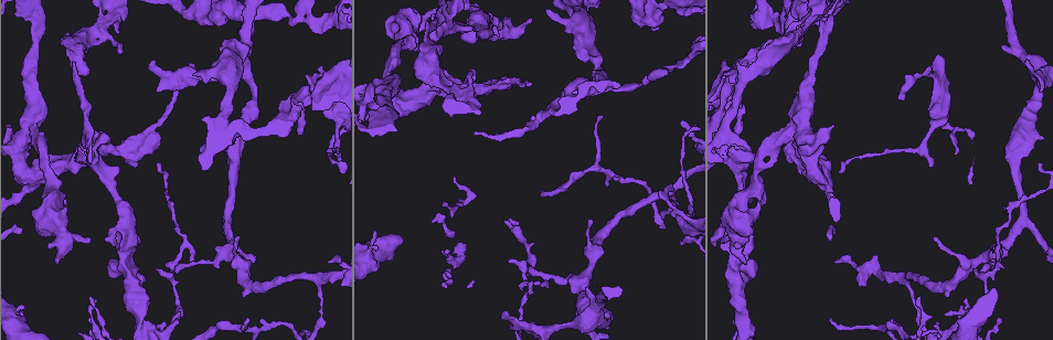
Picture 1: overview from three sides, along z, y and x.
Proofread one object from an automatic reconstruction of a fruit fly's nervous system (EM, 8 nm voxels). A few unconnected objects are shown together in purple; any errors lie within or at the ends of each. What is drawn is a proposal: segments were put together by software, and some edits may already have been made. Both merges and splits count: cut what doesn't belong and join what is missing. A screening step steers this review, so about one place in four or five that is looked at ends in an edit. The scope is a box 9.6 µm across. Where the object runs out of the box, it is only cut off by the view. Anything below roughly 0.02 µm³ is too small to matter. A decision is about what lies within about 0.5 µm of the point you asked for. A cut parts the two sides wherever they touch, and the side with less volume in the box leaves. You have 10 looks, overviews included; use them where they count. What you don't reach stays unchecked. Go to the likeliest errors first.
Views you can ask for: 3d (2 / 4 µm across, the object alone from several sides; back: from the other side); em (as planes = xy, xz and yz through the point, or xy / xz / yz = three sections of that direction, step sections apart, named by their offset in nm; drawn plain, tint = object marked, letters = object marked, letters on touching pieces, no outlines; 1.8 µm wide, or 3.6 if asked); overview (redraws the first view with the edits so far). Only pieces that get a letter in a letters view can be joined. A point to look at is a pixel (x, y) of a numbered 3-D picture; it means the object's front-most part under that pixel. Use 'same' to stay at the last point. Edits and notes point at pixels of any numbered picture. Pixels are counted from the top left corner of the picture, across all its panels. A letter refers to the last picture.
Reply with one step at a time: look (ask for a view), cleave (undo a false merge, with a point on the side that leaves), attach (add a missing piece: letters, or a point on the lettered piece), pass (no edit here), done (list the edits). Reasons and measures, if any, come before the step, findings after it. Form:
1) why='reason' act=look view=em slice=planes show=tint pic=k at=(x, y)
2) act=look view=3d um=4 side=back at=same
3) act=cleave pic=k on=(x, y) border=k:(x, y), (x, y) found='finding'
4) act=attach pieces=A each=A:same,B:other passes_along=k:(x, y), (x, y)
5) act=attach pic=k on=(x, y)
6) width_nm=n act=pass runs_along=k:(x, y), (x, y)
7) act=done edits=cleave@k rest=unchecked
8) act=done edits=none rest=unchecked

why='abrupt turn' act=look view=3d um=4 pic=1 at=(27, 175)

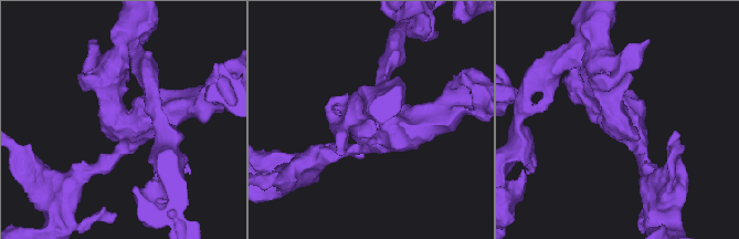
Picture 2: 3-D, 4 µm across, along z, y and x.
arms=3 arm_widths_nm=200,280,440 why='shape alone is not enough' act=look view=em um=3.6 slice=xy step=16 show=letters pic=2 at=(616, 120)

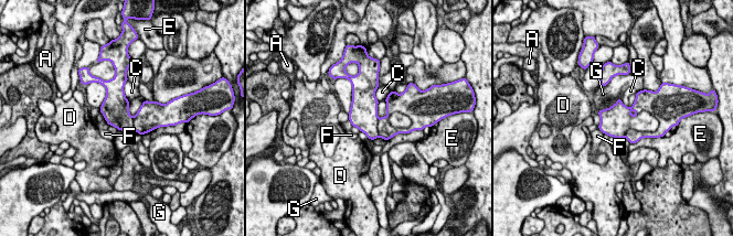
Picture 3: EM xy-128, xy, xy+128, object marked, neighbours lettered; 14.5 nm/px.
width_nm=340 longest_contact=C:320nm act=cleave pic=3 on=(385, 130) each=A:other,C:other,D:other,E:other,F:other,G:other found='two cells meet here'

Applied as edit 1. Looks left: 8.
why='sharp bend' act=look view=em slice=planes show=tint pic=1 at=(96, 163)

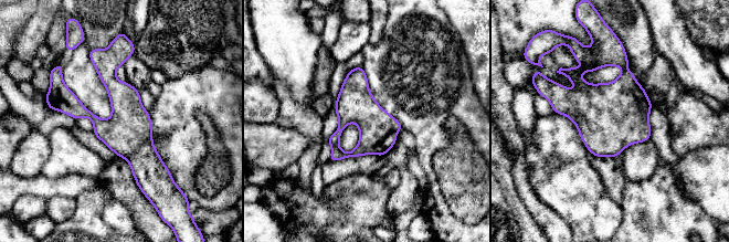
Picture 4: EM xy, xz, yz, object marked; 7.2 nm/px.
act=look view=em slice=planes show=letters at=same

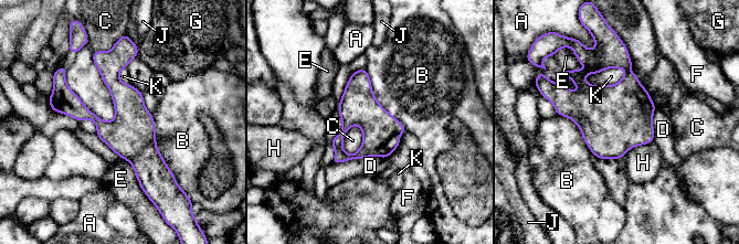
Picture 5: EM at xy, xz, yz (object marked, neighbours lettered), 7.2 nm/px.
width_nm=280 act=pass each=A:other,B:other,C:other,D:other,E:other,F:other,G:other,H:other,J:other,K:other runs_along=5:(117, 56), (114, 84), (129, 105), (146, 184) found='one cell here'

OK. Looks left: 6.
why='thick turns thin' act=look view=em slice=planes show=plain pic=1 at=(98, 31)

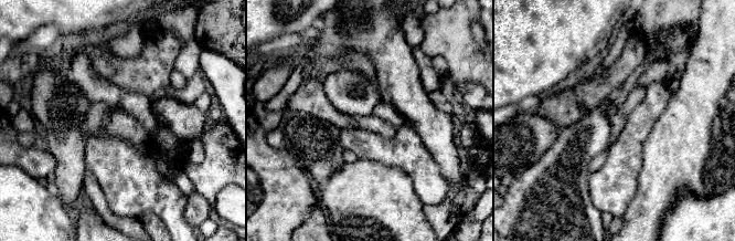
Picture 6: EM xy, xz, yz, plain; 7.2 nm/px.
why='see the neighbours' act=look view=em slice=planes show=letters at=same

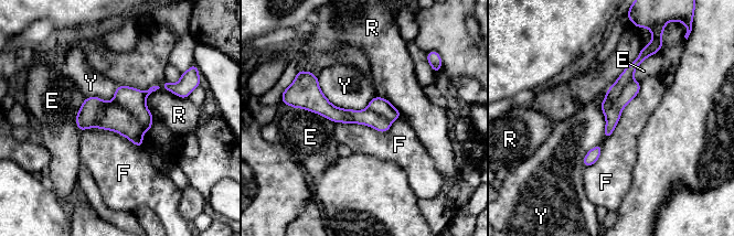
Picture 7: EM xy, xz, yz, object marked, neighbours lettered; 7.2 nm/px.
act=cleave pic=7 on=(130, 99) each=E:other,F:other,R:other,Y:other part_leaving=7:(641, 57), (628, 72), (604, 107) found='two cells meet here'

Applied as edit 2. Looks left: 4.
why='branch point' act=look view=3d um=2 side=back pic=1 at=(125, 266)

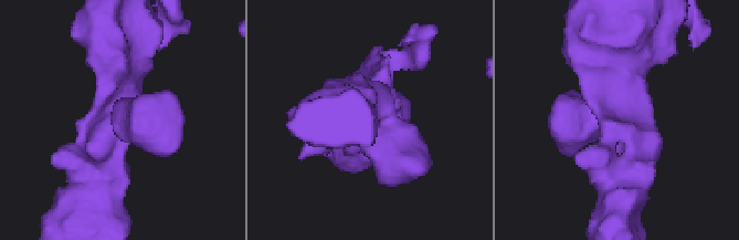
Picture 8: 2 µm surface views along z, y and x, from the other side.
act=look view=em slice=xy step=4 show=tint pic=8 at=(621, 118)

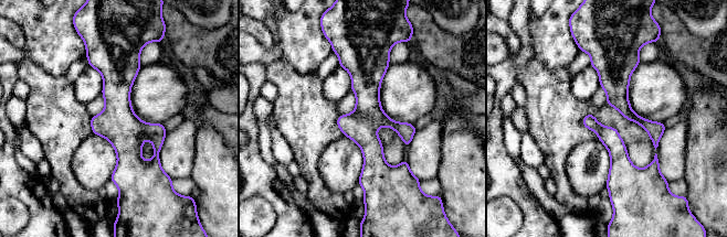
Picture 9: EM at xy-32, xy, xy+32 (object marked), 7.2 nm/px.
why='another direction' act=look view=em slice=planes show=letters at=same

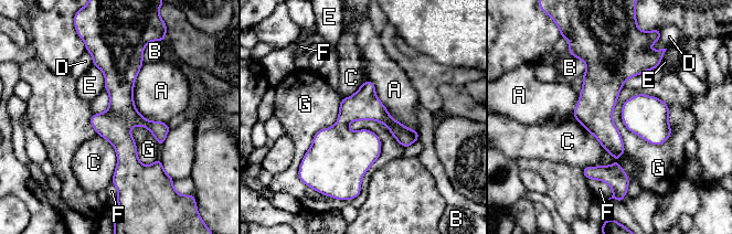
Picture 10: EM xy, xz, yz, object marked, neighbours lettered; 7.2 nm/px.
width_nm=220 longest_contact=C:650nm act=pass each=A:other,B:other,C:other,D:other,E:other,F:other,G:other found='all the same cell'

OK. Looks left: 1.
act=done edits=cleave@3,cleave@7 rest=unchecked

